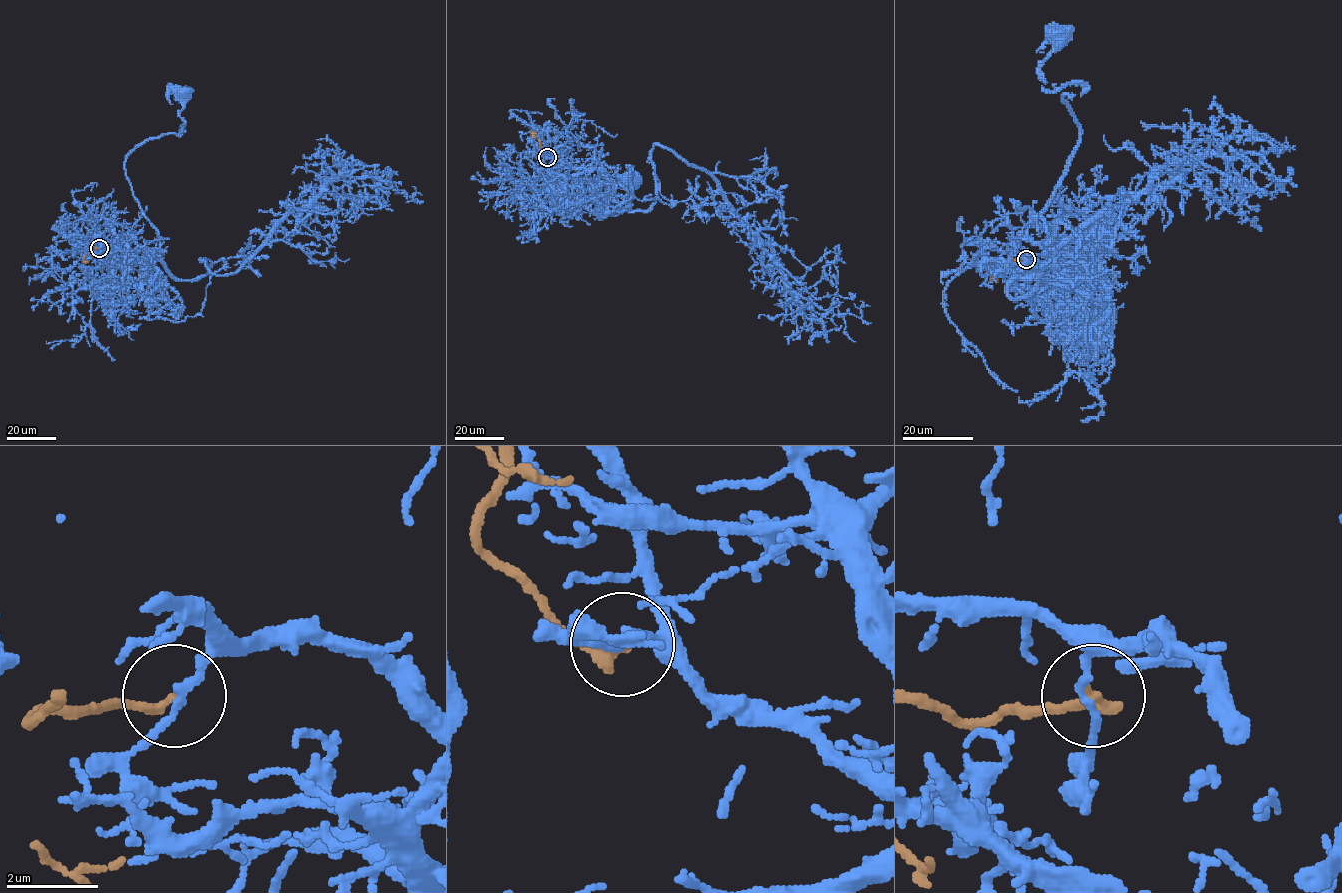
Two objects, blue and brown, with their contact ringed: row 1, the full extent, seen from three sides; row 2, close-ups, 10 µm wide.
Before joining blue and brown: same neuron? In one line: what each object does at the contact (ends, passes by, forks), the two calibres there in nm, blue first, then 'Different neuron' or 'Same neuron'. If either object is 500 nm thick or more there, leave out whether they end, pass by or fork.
At the ring blue passes by. At the ring brown ends. Thickness 160 nm (blue) against 240 nm. Different neuron

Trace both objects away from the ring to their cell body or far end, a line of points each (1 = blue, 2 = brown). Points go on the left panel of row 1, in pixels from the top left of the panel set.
1: (99, 248), (135, 261), (159, 250), (125, 159), (148, 140), (181, 134), (183, 92)
2: (99, 248), (88, 252), (84, 258), (88, 261)

